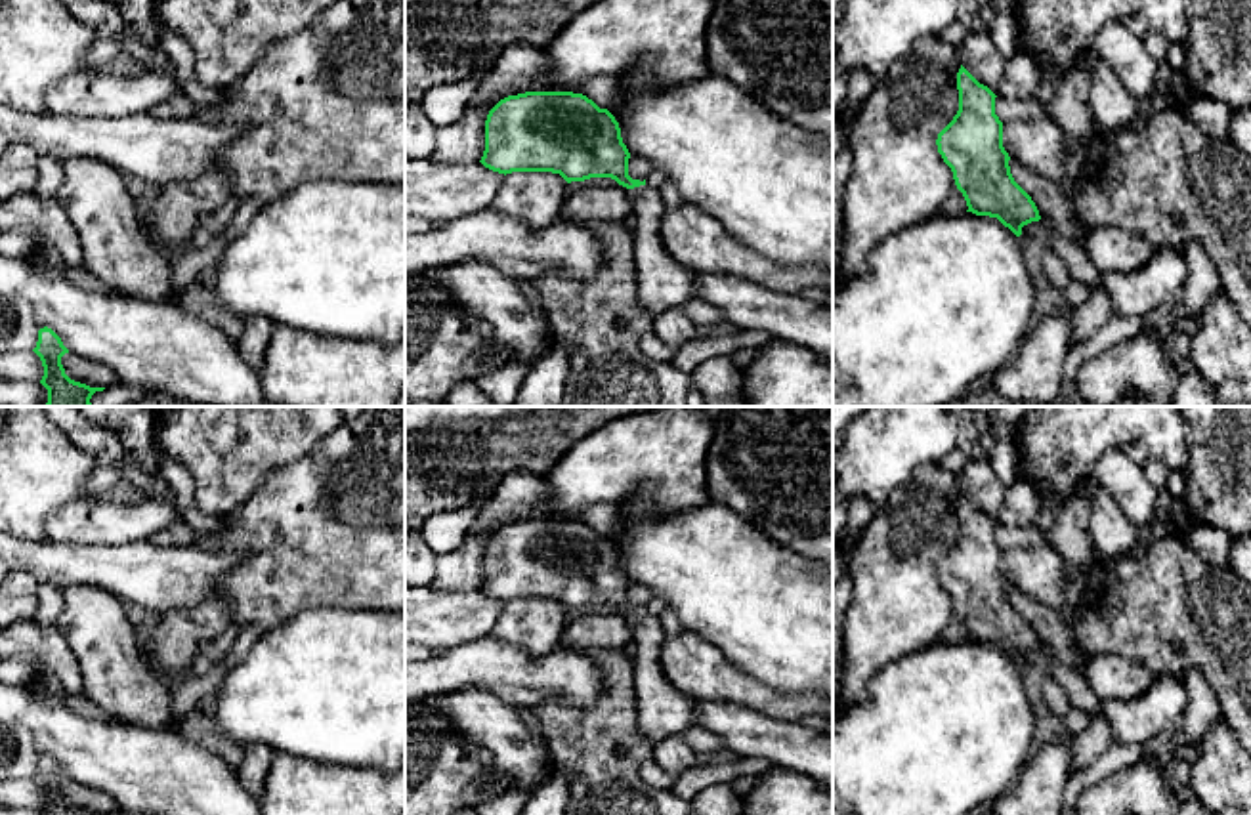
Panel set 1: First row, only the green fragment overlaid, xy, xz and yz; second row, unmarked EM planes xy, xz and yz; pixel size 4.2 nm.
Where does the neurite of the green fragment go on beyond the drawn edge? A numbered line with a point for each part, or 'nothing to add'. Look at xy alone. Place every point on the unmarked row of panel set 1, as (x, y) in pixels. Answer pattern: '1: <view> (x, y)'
nothing to add

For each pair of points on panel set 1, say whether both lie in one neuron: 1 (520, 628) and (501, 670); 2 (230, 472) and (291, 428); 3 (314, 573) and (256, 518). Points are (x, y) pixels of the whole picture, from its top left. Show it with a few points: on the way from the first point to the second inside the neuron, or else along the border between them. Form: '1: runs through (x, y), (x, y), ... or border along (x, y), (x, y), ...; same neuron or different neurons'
1: border along (487, 636), (520, 646), (535, 657), (558, 649); different neurons
2: runs through (245, 457), (275, 428); same neuron
3: runs through (298, 558), (285, 544), (274, 543), (272, 533); same neuron

